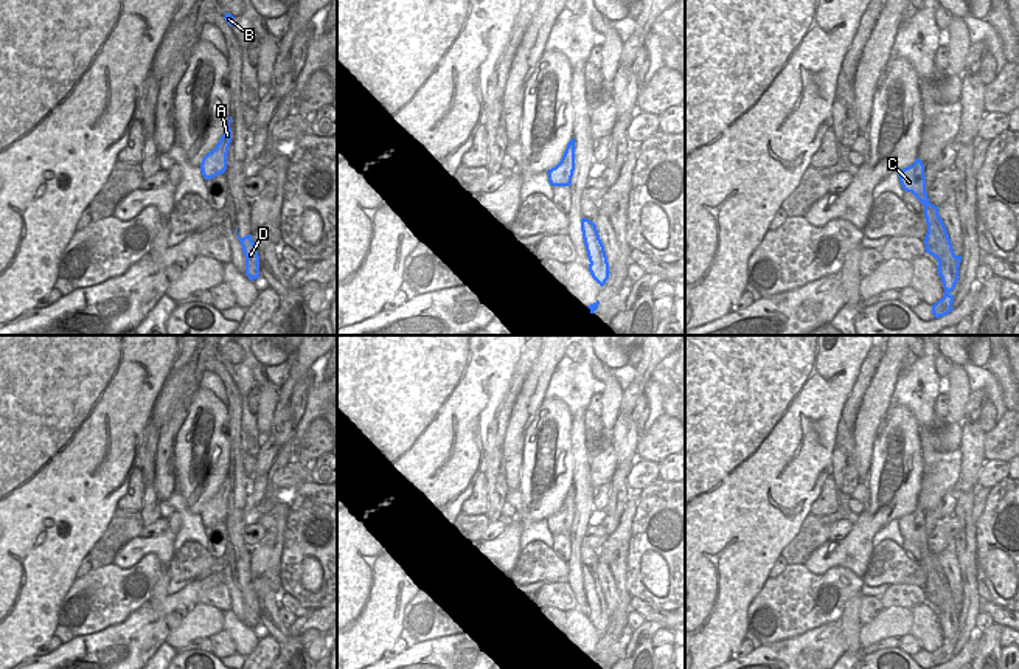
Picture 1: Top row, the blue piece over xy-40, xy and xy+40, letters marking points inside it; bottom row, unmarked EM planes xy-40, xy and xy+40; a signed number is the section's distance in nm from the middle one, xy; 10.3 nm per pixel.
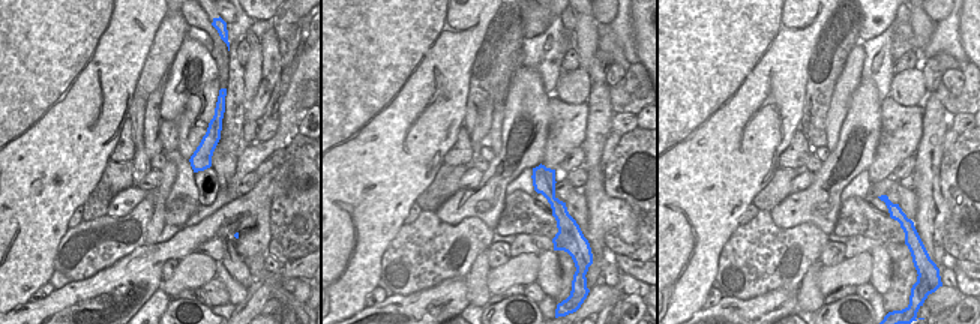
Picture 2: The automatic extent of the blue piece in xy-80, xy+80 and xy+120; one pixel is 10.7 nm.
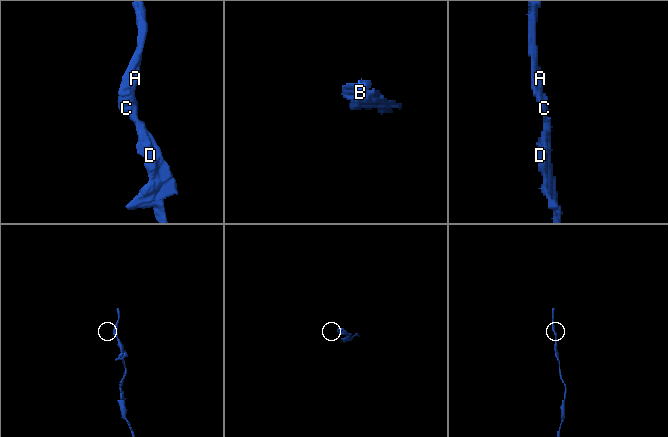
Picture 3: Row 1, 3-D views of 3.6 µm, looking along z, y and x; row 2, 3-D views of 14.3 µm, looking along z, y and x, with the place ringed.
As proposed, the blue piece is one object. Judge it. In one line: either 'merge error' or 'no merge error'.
merge error

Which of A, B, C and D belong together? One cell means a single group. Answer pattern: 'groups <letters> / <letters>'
groups A B C / D

